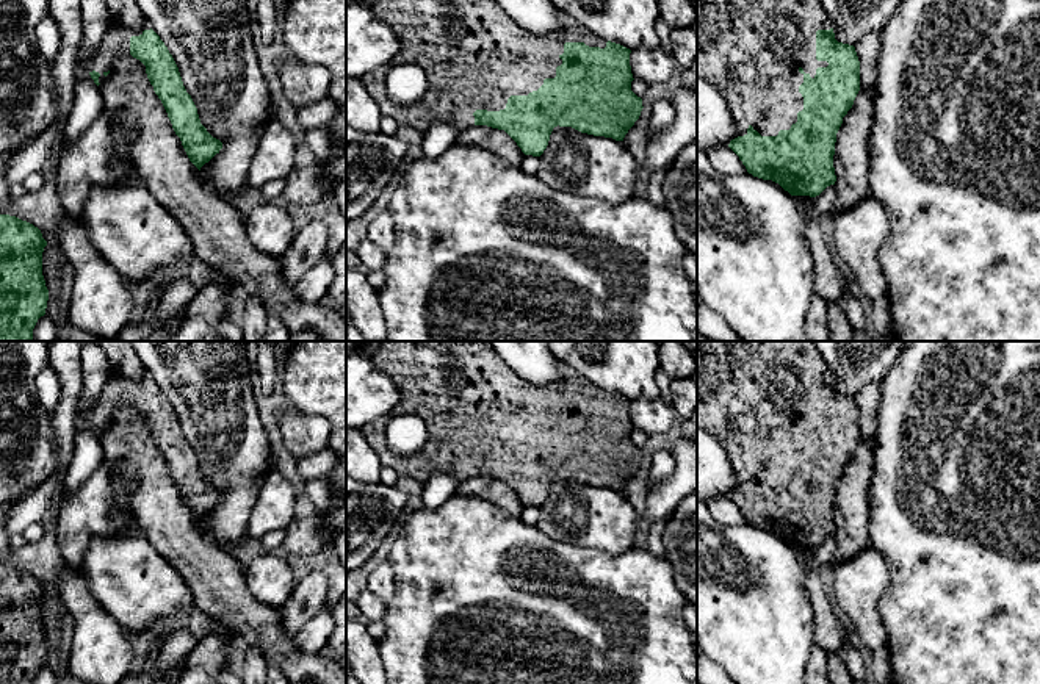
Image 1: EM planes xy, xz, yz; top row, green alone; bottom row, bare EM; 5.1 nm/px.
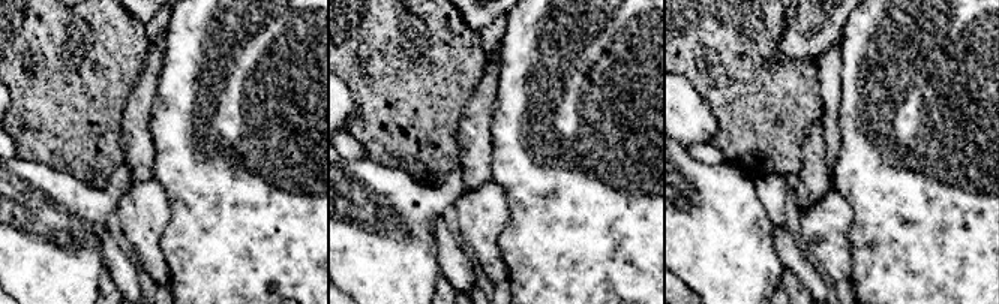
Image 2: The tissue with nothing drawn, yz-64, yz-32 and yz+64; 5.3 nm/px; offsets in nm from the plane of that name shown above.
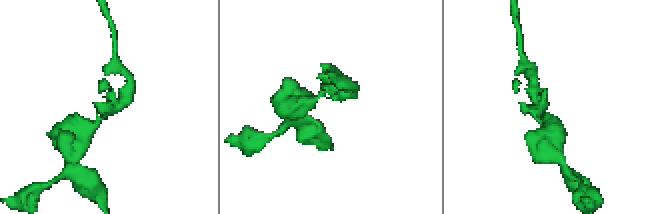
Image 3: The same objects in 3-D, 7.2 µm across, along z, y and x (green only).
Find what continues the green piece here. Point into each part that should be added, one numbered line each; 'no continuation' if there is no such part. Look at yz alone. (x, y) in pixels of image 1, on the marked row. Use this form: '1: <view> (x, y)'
1: yz (751, 50)

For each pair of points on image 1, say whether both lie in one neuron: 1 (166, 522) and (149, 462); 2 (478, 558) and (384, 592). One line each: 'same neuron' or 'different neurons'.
1: same neuron
2: different neurons

